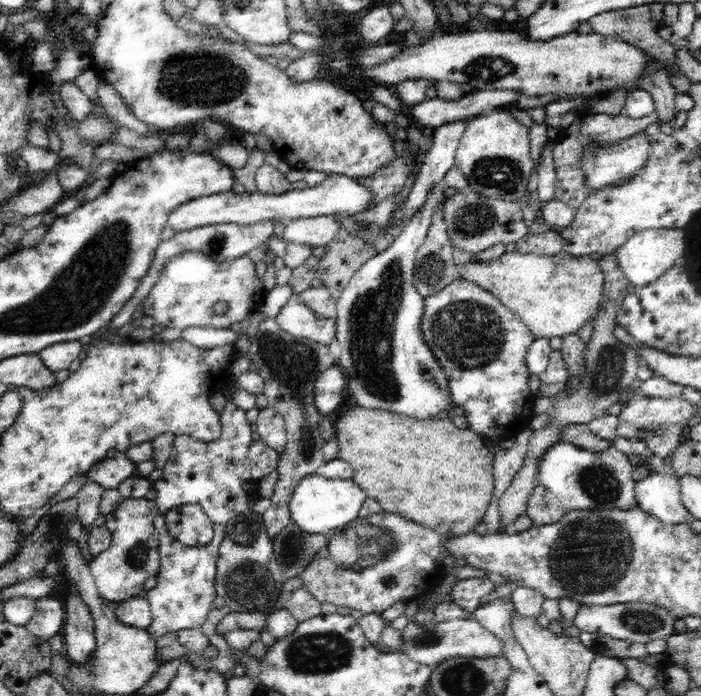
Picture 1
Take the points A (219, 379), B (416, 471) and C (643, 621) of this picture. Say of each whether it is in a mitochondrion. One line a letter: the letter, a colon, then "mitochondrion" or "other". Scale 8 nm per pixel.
A: other
B: other
C: mitochondrion

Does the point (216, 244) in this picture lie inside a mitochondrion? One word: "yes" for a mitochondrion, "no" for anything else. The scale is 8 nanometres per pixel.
yes

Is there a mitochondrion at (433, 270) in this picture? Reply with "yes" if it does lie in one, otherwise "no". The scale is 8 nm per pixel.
yes

